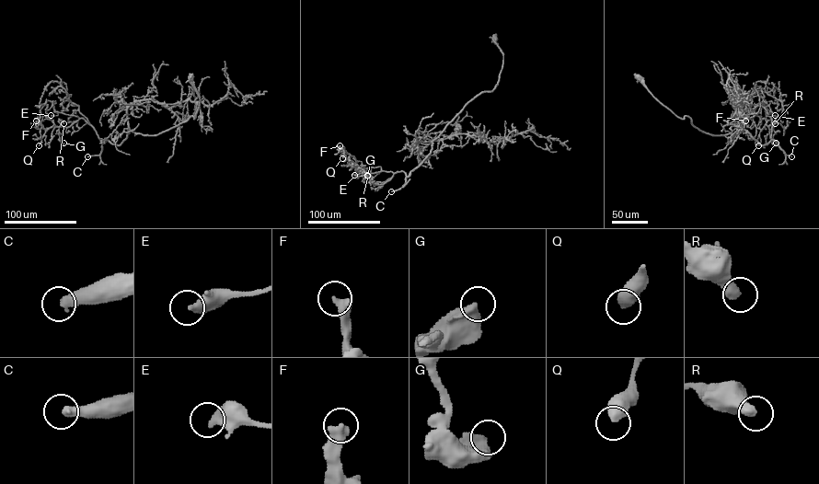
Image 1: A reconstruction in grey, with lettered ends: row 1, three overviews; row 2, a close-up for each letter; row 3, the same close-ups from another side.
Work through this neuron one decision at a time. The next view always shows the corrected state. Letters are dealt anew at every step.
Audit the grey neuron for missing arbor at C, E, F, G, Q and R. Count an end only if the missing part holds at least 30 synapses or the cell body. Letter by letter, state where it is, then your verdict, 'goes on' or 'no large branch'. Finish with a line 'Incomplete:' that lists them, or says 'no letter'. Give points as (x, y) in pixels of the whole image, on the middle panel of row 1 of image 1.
C: at (391, 191); goes on
E: at (354, 175); no large branch
F: at (340, 145); no large branch
G: at (367, 176); no large branch
Q: at (342, 158); no large branch
R: at (367, 175); no large branch
Incomplete: C

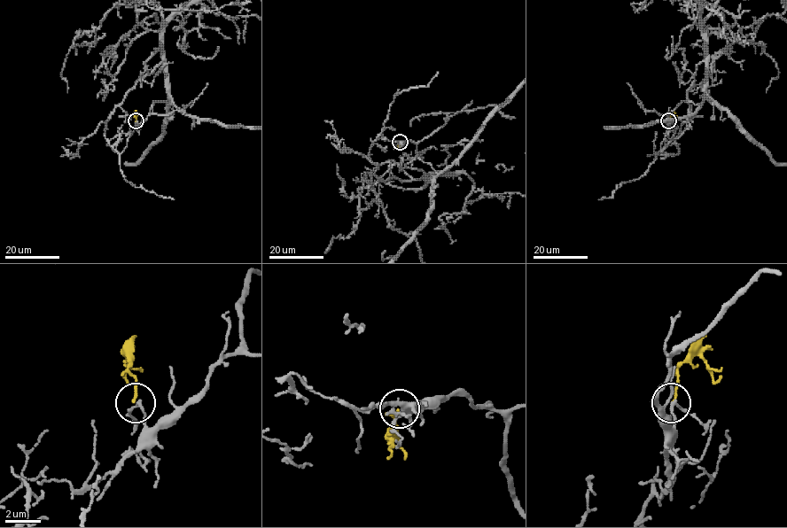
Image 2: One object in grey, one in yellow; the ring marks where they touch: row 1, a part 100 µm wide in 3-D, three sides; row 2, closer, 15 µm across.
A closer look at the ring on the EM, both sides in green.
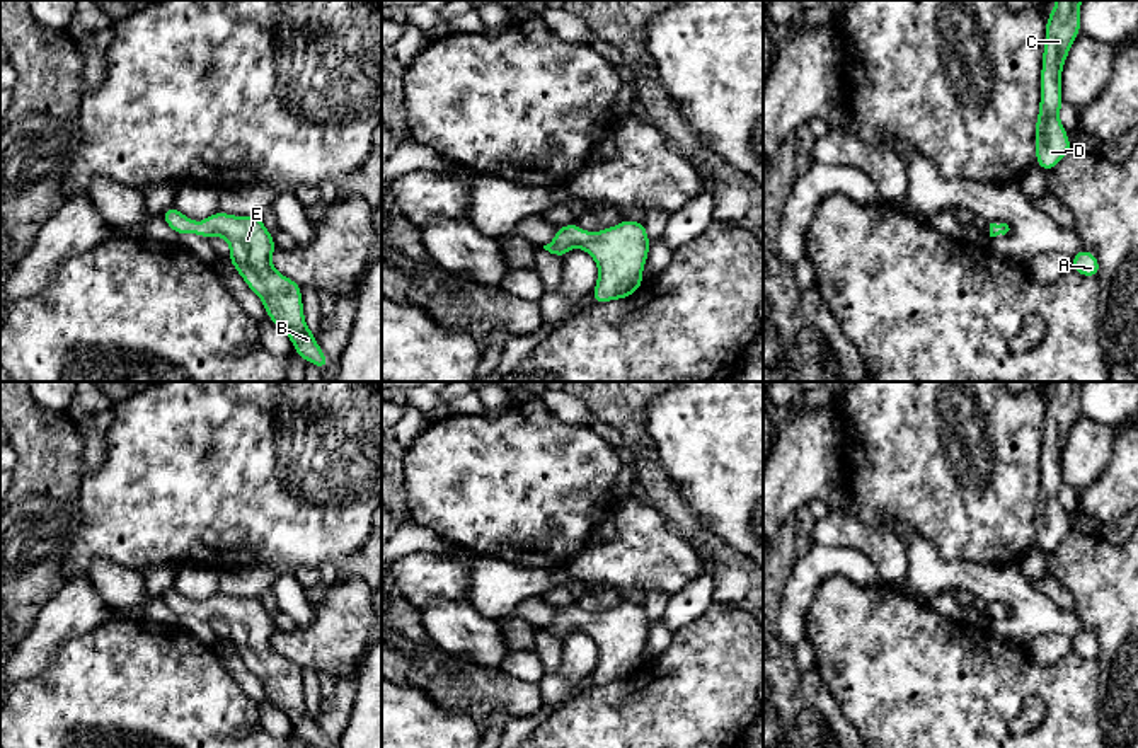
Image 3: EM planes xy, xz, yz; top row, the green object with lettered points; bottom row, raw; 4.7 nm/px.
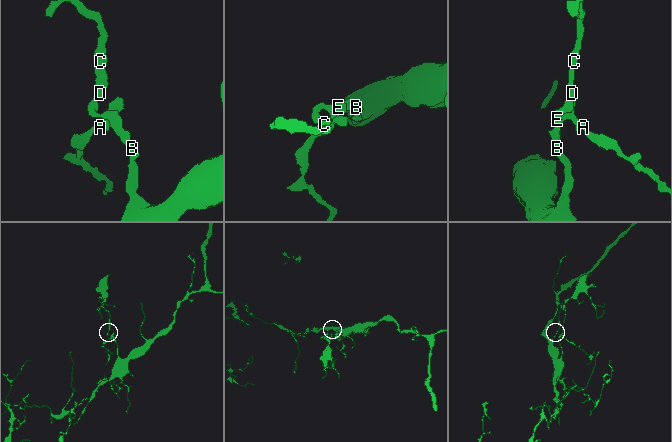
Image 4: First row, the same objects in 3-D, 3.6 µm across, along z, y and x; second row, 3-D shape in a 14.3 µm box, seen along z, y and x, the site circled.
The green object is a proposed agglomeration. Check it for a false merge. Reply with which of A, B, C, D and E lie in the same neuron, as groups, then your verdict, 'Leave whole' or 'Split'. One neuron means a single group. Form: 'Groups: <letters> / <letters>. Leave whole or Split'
Groups: A B C D E. Leave whole

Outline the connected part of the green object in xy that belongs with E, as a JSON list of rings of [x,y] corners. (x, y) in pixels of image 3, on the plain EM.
[[[175,588],[160,598],[179,619],[199,615],[203,620],[221,617],[230,627],[230,646],[245,666],[262,682],[267,700],[279,707],[293,724],[295,734],[315,748],[329,748],[303,699],[302,668],[278,654],[271,637],[278,630],[259,596],[235,598],[215,593],[196,605]]]

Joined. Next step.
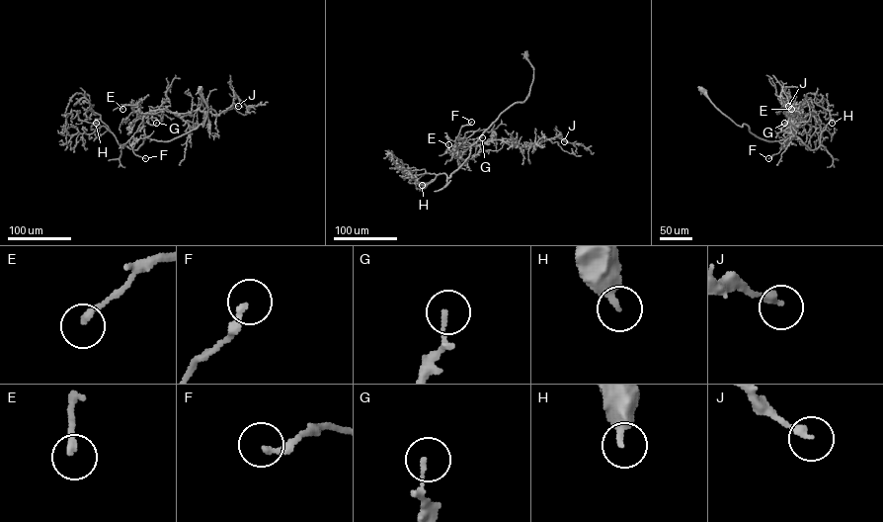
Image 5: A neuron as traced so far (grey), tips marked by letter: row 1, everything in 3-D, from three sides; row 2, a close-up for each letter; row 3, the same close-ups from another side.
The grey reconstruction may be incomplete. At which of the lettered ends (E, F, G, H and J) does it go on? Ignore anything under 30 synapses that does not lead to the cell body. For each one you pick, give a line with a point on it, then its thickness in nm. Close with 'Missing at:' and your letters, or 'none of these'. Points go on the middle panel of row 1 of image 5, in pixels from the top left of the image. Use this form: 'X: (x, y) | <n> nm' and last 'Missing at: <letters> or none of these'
Missing at: none of these

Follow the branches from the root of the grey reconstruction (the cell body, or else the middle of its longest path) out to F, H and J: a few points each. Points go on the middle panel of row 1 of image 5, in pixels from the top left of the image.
F: (525, 56), (533, 70), (526, 98), (506, 109), (472, 145), (456, 143), (461, 127), (471, 122)
H: (525, 56), (533, 70), (526, 98), (500, 115), (449, 177), (440, 173), (422, 185)
J: (525, 56), (533, 70), (526, 98), (506, 109), (469, 146), (498, 139), (523, 147), (557, 136), (564, 141)

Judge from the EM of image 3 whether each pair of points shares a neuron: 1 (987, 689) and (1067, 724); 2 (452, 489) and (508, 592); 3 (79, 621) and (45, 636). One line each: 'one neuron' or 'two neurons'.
1: one neuron
2: two neurons
3: one neuron

